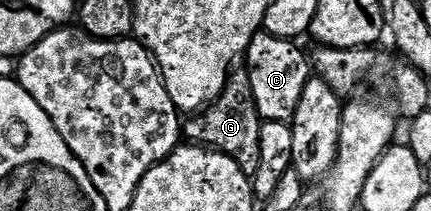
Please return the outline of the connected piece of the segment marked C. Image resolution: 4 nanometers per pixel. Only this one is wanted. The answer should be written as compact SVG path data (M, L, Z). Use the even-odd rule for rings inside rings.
M264 31L256 33L251 39L243 58L243 65L251 79L251 92L255 94L255 107L262 122L292 122L295 109L299 107L303 87L307 87L311 76L311 61L307 53L297 45L300 44L279 39Z

